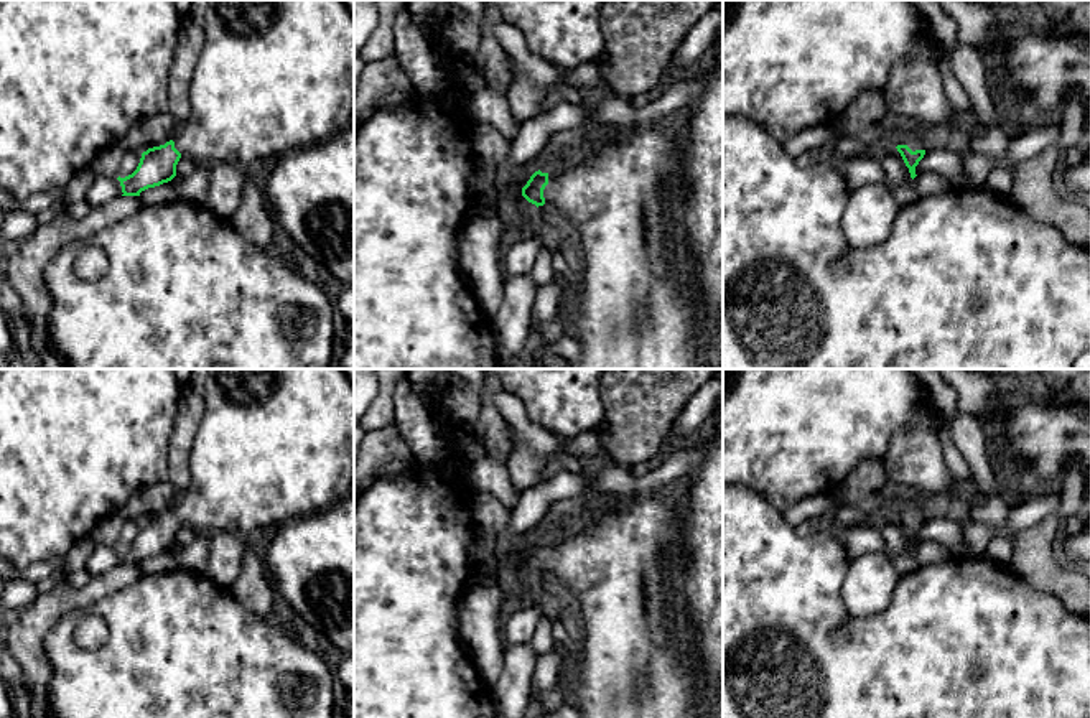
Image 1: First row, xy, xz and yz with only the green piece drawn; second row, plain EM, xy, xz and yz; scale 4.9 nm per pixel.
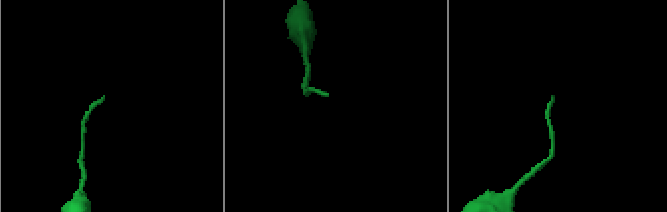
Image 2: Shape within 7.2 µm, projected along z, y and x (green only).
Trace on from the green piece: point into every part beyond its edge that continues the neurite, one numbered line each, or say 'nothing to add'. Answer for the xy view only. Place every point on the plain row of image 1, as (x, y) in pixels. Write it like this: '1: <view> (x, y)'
1: xy (274, 445)

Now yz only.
1: yz (916, 509)

